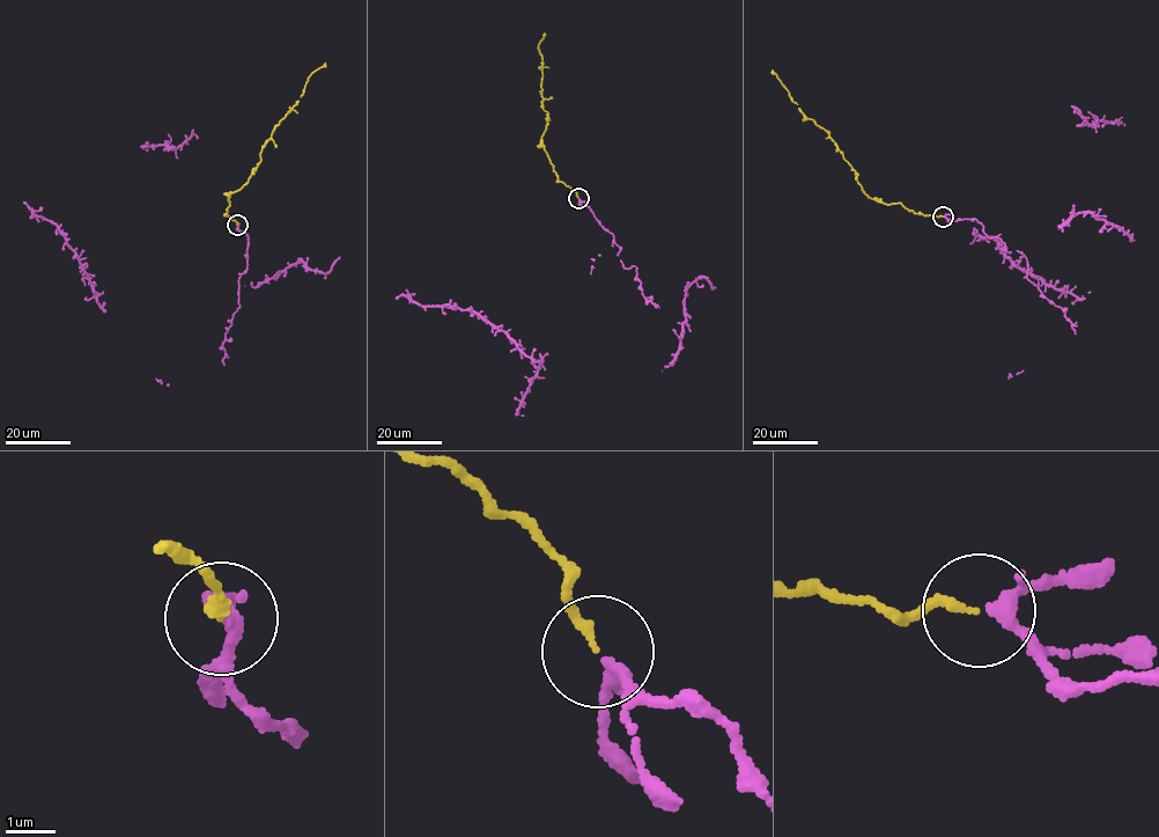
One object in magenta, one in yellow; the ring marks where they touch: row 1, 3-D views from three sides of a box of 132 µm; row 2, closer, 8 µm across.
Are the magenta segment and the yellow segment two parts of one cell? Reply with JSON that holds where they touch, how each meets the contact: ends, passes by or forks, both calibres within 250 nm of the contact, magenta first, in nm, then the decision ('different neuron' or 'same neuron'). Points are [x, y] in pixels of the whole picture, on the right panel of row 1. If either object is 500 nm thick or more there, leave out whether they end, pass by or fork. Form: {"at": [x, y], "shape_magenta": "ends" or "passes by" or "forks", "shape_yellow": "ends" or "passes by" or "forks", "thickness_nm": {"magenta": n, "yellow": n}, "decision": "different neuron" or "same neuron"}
{"at": [943, 217], "shape_magenta": "passes by", "shape_yellow": "ends", "thickness_nm": {"magenta": 240, "yellow": 160}, "decision": "same neuron"}

